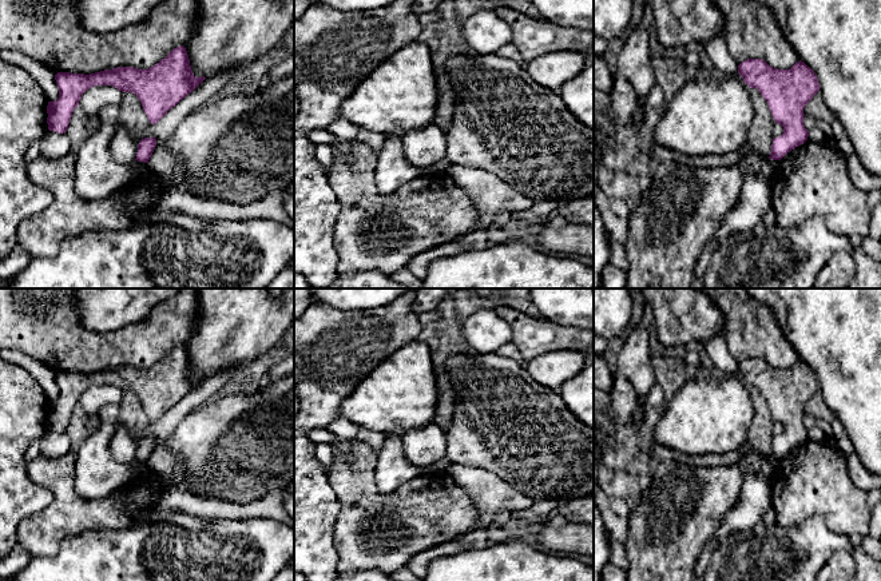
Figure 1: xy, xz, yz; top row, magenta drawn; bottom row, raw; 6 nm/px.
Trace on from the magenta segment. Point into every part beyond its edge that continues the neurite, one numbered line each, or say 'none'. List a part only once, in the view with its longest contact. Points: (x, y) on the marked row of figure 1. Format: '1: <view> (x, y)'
none

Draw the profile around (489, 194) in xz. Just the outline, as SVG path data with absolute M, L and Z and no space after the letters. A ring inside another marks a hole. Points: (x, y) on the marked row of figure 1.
M452 164L448 174L467 191L480 211L477 228L489 227L495 215L501 210L520 212L529 210L535 204L533 199L517 192L496 175L483 170Z

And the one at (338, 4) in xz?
M311 0L340 11L374 11L392 4L394 0Z

